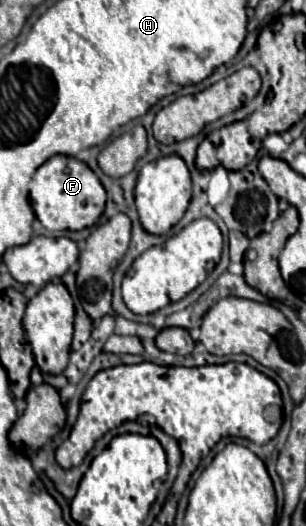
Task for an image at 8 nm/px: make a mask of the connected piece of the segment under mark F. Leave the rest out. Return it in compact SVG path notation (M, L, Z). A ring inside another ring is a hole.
M52 156L44 162L30 182L30 204L36 218L48 230L82 230L98 222L104 212L106 192L96 174L80 160L70 156Z

